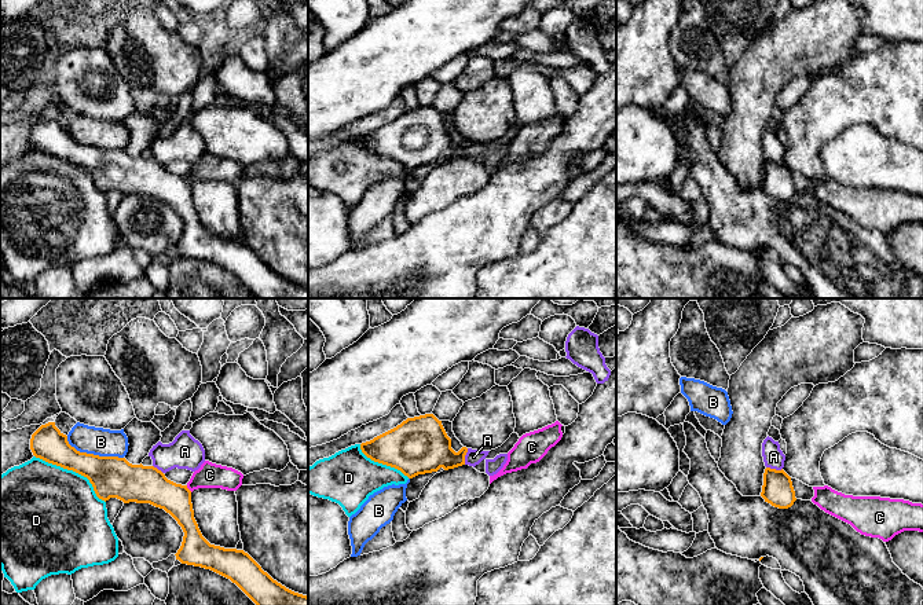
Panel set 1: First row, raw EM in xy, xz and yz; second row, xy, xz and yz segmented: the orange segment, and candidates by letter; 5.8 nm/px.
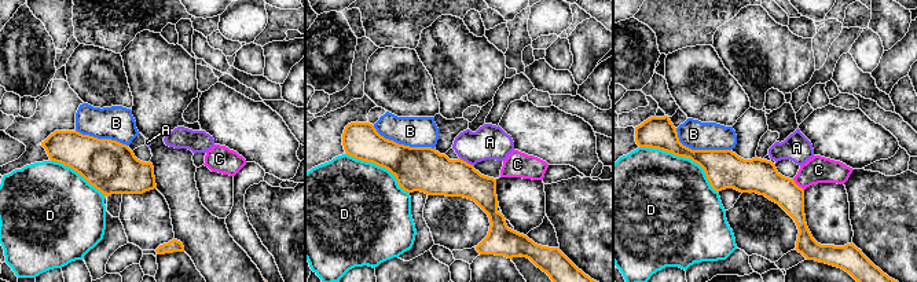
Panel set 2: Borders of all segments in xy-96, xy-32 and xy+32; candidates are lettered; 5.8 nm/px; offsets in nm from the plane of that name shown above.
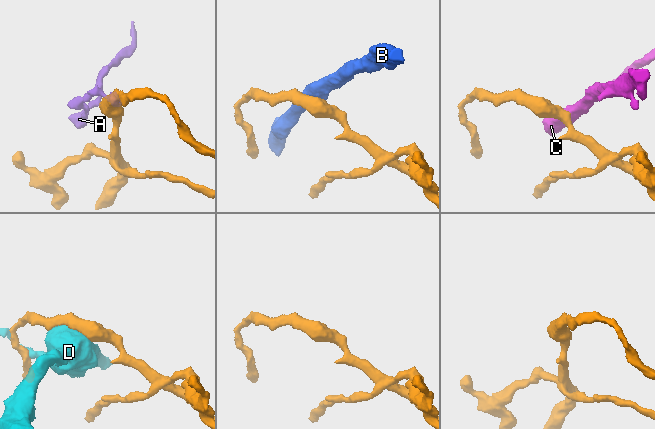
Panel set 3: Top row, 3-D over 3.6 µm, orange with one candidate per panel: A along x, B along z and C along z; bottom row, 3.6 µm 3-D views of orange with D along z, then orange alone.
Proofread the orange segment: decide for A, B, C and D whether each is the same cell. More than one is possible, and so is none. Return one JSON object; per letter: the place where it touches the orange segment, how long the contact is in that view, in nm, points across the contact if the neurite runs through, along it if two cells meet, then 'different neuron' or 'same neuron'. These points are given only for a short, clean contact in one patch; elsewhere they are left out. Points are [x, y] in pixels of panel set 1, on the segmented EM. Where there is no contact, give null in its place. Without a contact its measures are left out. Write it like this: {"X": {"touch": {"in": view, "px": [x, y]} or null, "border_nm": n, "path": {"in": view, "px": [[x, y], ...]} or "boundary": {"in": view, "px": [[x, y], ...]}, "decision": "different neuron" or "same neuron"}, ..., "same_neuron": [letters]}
{"A": {"touch": {"in": "xz", "px": [464, 457]}, "border_nm": 100, "boundary": {"in": "xz", "px": [[468, 448], [464, 464]]}, "decision": "different neuron"}, "B": {"touch": {"in": "xy", "px": [92, 454]}, "border_nm": 360, "decision": "different neuron"}, "C": {"touch": {"in": "xy", "px": [187, 488]}, "border_nm": 50, "boundary": {"in": "xy", "px": [[186, 486], [191, 491]]}, "decision": "different neuron"}, "D": {"touch": {"in": "xy", "px": [73, 470]}, "border_nm": 500, "decision": "different neuron"}, "same_neuron": []}

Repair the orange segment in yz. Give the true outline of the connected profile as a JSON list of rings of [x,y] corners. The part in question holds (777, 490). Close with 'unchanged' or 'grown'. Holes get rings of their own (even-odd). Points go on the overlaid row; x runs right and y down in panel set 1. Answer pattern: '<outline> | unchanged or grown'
[[[765,469],[761,496],[779,509],[788,509],[796,500],[791,477],[783,469]]] | unchanged

